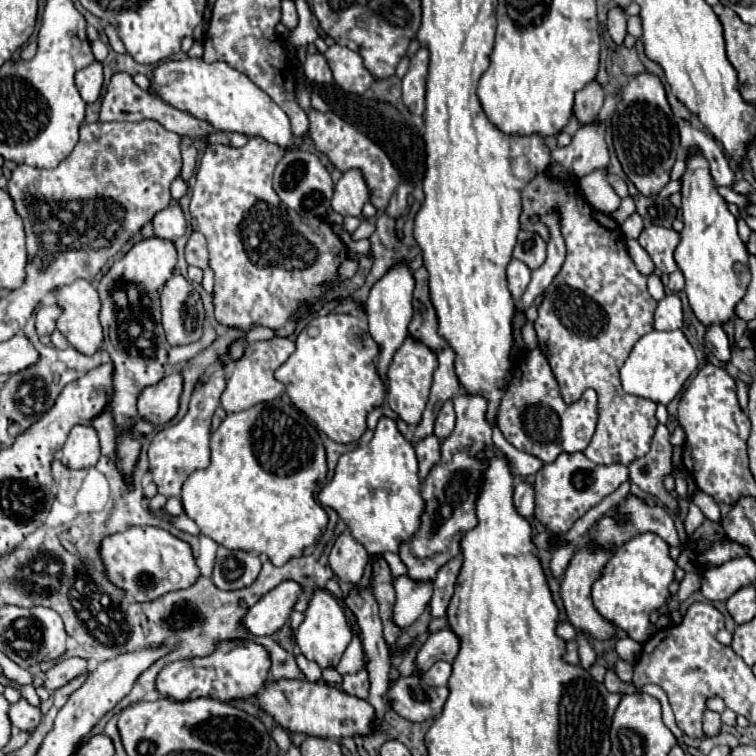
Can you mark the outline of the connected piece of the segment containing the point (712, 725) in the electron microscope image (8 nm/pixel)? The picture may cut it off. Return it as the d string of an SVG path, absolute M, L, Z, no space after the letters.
M707 711L707 717L703 717L703 731L705 731L705 735L717 735L719 733L719 725L721 725L719 713Z

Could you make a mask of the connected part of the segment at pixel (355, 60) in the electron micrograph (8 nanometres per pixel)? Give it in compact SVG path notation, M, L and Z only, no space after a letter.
M333 45L325 51L325 59L333 71L333 79L335 83L347 91L347 93L365 93L371 83L373 77L371 73L363 67L363 57L347 47L341 45Z

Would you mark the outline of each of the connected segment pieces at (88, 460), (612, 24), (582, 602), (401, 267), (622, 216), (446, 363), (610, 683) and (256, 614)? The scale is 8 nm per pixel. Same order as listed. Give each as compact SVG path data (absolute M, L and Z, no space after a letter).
M75 425L61 449L61 461L71 469L93 467L99 459L97 431L87 425Z
M615 5L615 7L609 11L609 17L607 17L607 31L609 31L611 39L613 39L617 45L621 45L623 39L625 39L625 35L627 35L625 21L627 21L625 11Z
M583 547L583 551L577 551L563 575L563 581L561 581L561 599L565 603L565 611L567 611L567 619L571 621L571 625L579 631L583 631L587 637L593 637L593 639L599 639L599 641L607 641L607 639L613 639L615 633L617 633L617 627L615 623L603 619L597 609L593 607L593 601L591 601L591 587L593 583L601 577L603 573L603 567L607 563L607 559L611 557L609 551L589 551L587 547Z
M397 263L393 265L373 287L369 293L369 299L365 303L367 309L367 319L369 319L369 333L379 345L379 355L375 359L377 371L385 377L387 367L391 363L393 353L401 347L401 343L407 337L407 325L411 323L413 317L413 289L415 289L415 279L407 263Z
M627 197L627 199L623 199L621 201L621 205L619 205L619 209L615 211L615 213L611 213L611 217L621 225L629 215L633 215L635 213L635 203L633 203L633 199L631 197Z
M445 347L443 351L437 353L439 359L439 367L435 371L435 379L433 379L433 387L431 387L431 395L423 413L421 423L417 425L417 431L411 439L411 443L415 443L415 439L419 439L419 435L429 435L433 431L433 423L437 417L439 407L443 405L443 401L451 399L455 393L461 391L459 379L453 371L453 361L455 361L455 351L451 347Z
M607 669L607 675L605 675L605 687L607 687L611 693L619 693L619 691L625 691L625 693L640 693L639 689L633 687L631 683L623 683L611 669Z
M293 581L281 583L279 587L263 595L263 599L259 599L259 603L255 603L247 611L245 619L241 621L241 627L257 637L277 633L289 621L289 615L299 593L301 589L297 583Z

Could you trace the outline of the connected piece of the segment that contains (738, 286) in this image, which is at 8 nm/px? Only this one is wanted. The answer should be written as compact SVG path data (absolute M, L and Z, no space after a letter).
M693 153L687 159L687 171L681 179L681 209L685 227L675 249L675 261L685 275L685 293L699 323L703 327L725 325L735 317L735 307L745 297L751 281L747 247L739 239L737 219L727 209L725 199L717 193L717 187L709 175L709 165L699 153Z

